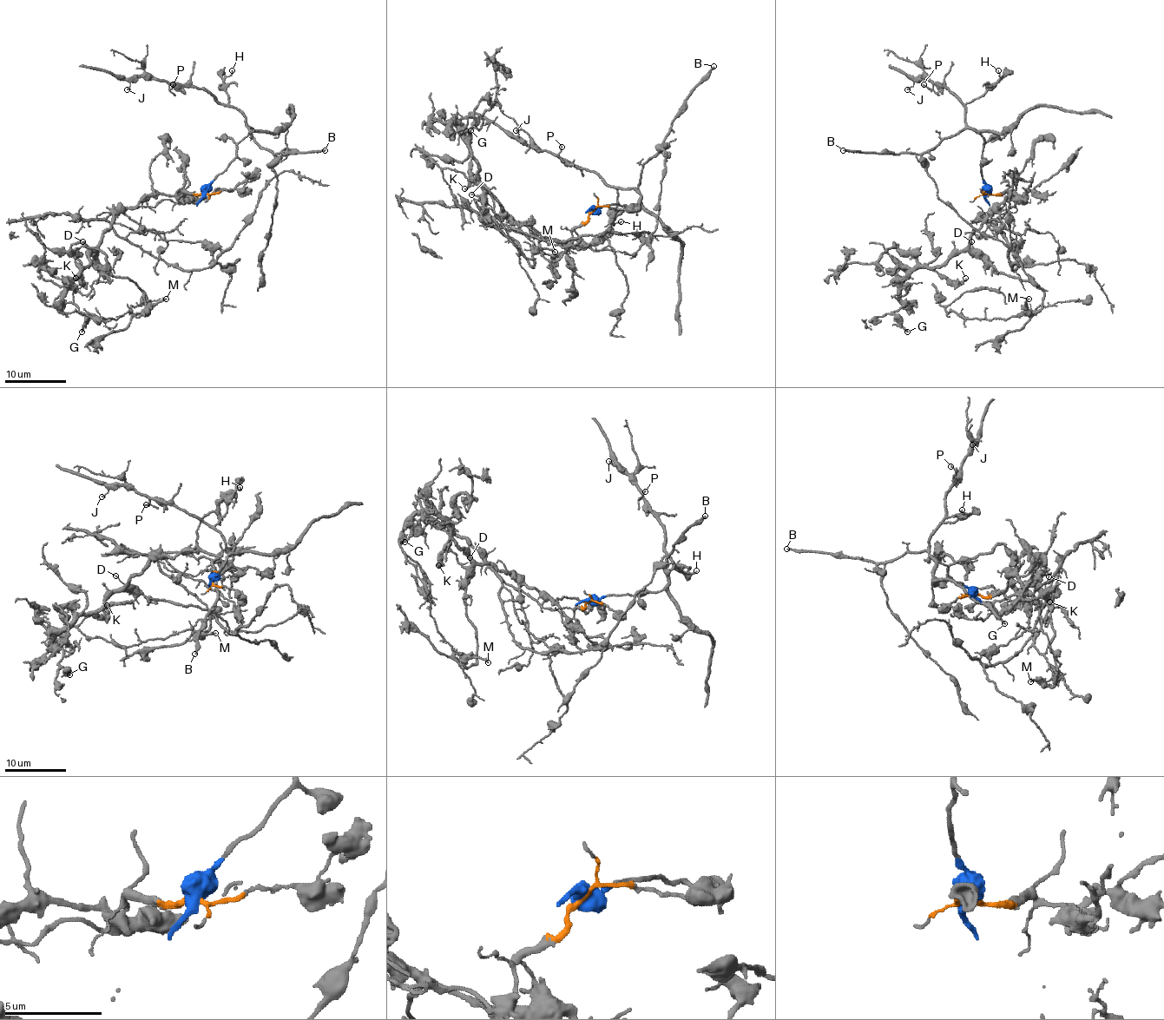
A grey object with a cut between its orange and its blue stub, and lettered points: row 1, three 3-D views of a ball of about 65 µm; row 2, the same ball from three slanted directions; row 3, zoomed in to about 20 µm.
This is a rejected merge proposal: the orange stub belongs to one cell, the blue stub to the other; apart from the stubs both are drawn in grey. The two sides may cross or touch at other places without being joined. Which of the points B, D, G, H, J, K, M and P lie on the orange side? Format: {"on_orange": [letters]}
{"on_orange": ["D", "G", "K", "M"]}

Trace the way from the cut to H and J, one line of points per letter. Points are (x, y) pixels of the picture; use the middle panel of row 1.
H: (593, 211), (616, 205), (634, 206), (640, 195), (634, 189), (618, 191), (613, 221), (621, 221)
J: (593, 211), (634, 206), (640, 195), (529, 146), (516, 130)

